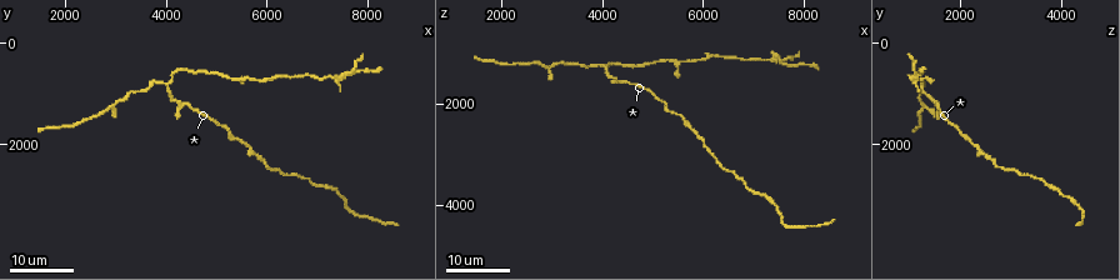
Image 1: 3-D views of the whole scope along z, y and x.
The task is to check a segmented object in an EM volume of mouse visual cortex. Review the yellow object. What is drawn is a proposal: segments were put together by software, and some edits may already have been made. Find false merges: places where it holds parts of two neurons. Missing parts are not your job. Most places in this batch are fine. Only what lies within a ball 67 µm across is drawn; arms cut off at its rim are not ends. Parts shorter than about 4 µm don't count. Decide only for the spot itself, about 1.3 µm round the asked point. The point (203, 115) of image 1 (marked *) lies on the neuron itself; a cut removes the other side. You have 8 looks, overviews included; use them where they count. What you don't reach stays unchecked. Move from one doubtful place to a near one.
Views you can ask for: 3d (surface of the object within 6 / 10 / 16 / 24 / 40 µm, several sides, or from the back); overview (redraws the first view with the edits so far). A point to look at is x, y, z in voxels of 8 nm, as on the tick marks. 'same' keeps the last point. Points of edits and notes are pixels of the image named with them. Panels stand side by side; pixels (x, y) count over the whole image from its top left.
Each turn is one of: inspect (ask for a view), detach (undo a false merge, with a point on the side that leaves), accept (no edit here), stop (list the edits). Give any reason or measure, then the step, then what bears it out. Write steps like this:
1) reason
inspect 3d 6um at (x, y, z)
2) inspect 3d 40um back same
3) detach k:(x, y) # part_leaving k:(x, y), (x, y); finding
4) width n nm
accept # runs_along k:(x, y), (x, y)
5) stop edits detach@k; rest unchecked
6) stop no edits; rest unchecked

sudden change in width
inspect 3d 24um at (4450, 1200, 1600)

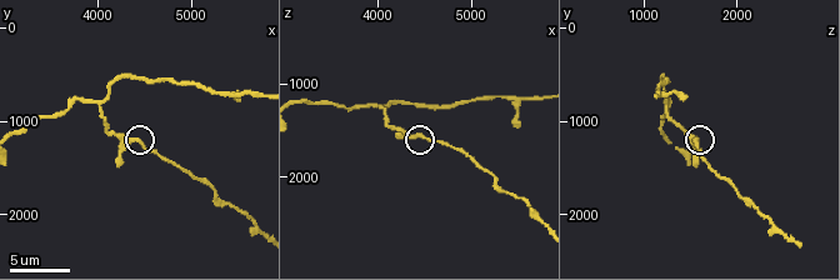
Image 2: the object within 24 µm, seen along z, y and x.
inspect 3d 6um at (4450, 1250, 1600)

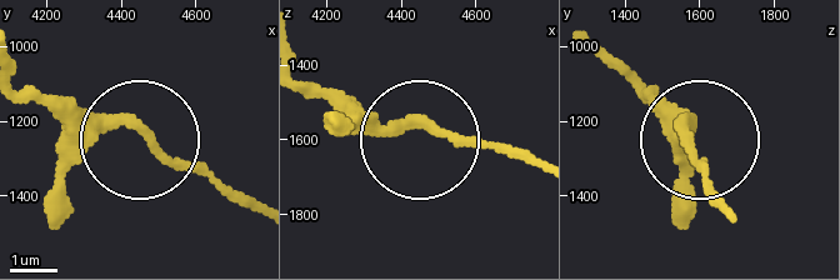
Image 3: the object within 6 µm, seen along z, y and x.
width 220 nm
accept # continuous, no second neuron

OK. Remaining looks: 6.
three-way junction
inspect 3d 24um at (7550, 650, 1150)

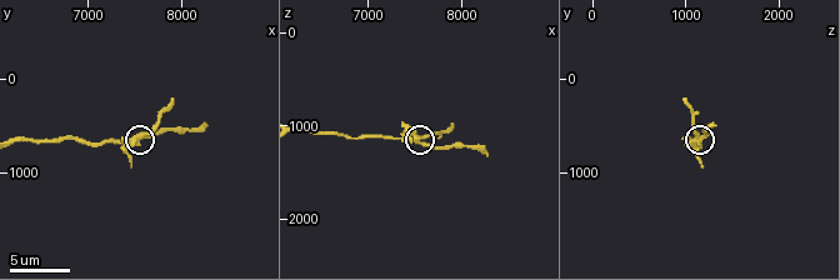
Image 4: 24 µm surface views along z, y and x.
inspect 3d 10um at (7500, 600, 1100)

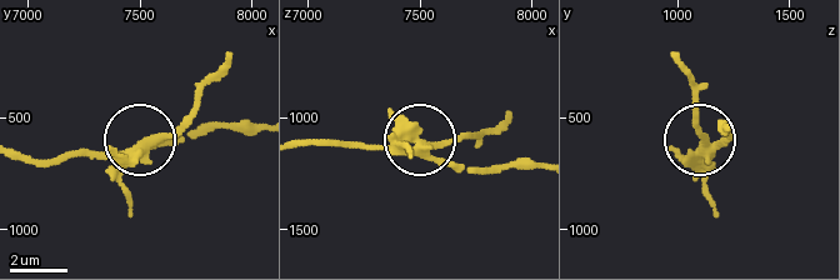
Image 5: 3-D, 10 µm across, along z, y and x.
zoom in
inspect 3d 6um at (7540, 620, 1130)

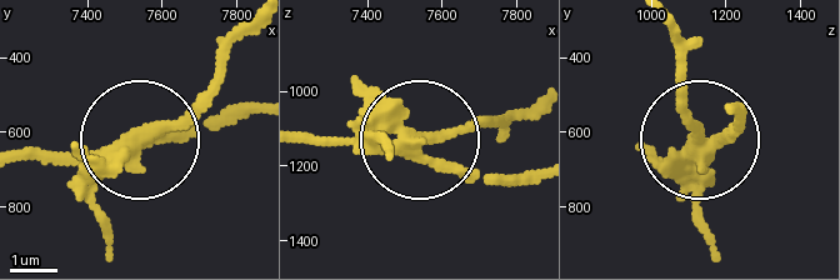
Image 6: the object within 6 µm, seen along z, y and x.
arms 3
detach 6:(180, 118) # part_leaving 6:(121, 156), (154, 144), (201, 96), (249, 24); two neurons meet here

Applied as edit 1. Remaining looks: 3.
inspect 3d 10um at (5600, 700, 1200)

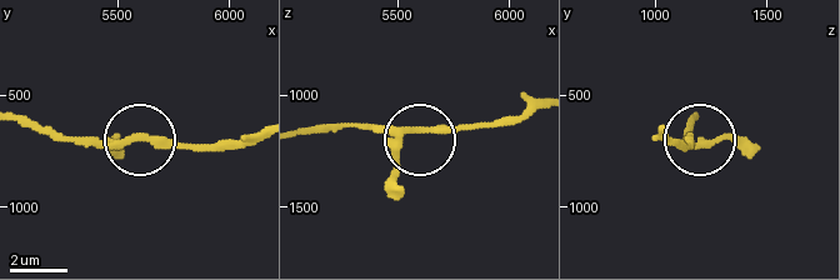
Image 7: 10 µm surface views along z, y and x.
accept # runs_along 7:(24, 121), (109, 146), (166, 139), (236, 146); one neuron here

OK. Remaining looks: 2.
inspect 3d 6um at (4000, 800, 1250)

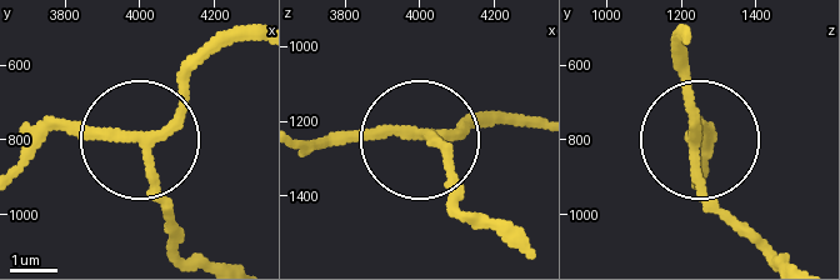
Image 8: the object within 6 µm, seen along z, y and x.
arms 3
accept # runs_along 8:(196, 256), (138, 140), (101, 125), (34, 125); continuous, no second neuron

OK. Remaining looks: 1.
stop edits detach@6; rest unchecked

